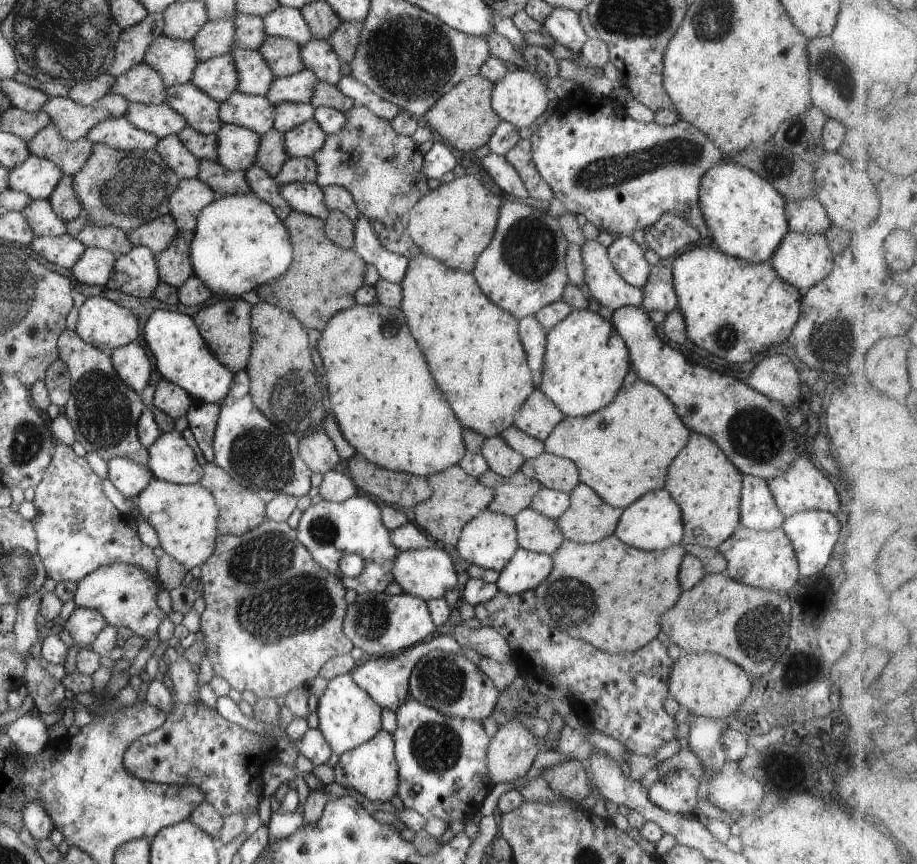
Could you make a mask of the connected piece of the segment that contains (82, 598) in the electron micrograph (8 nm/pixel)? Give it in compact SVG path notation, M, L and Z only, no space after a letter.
M110 564L98 568L78 582L78 590L74 594L76 608L93 609L102 614L108 624L128 628L136 636L142 636L148 644L157 636L160 622L168 616L158 606L159 581L156 576L136 568L132 564Z

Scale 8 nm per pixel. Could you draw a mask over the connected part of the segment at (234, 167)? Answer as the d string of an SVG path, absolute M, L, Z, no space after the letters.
M223 124L216 134L217 162L232 171L246 171L256 162L260 134L246 128Z

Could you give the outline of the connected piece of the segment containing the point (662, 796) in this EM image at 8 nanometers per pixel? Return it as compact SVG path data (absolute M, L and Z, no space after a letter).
M677 770L663 775L647 790L648 798L665 811L690 815L698 804L699 780L687 770Z

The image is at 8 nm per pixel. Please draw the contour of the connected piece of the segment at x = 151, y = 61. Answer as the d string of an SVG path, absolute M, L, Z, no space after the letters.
M162 34L150 44L143 62L162 76L166 86L172 87L191 82L200 60L190 40L172 39Z

